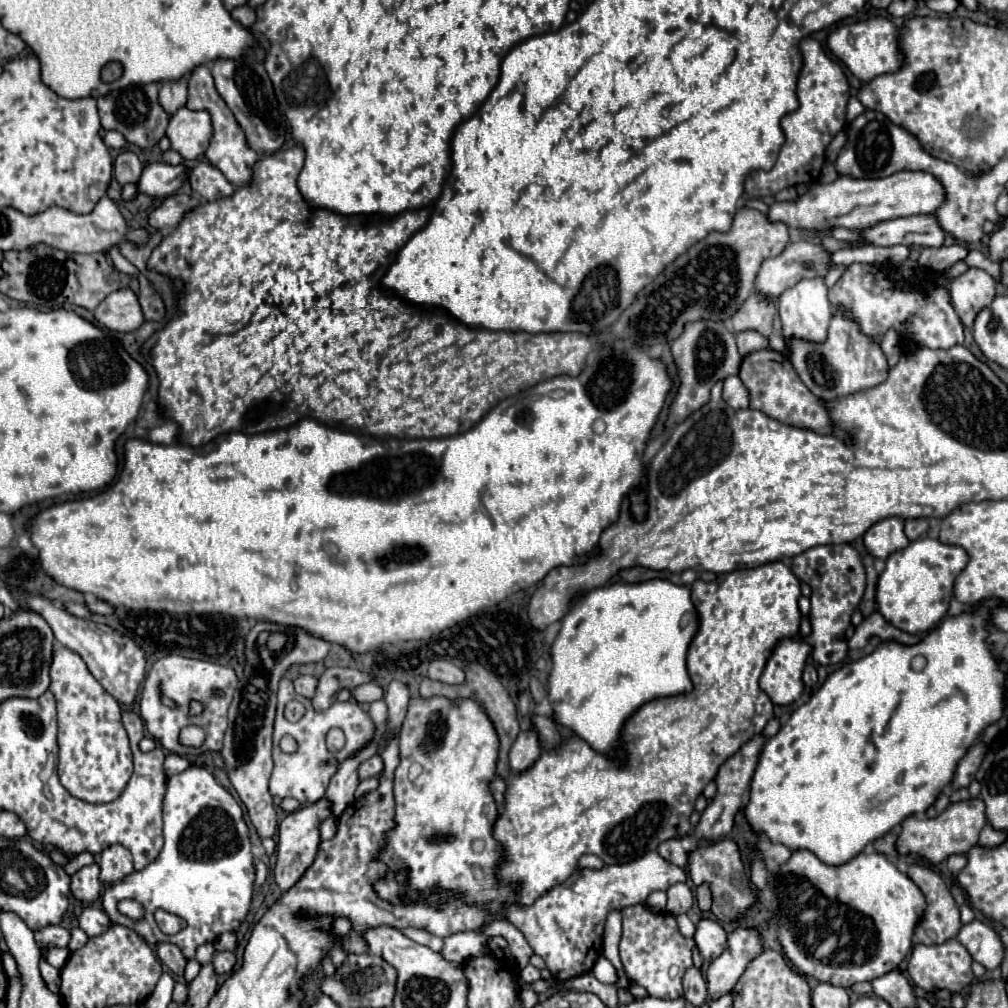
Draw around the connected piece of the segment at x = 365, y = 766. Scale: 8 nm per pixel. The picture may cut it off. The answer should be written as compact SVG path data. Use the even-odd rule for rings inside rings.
M374 755L358 767L358 777L360 777L360 781L364 781L368 777L376 777L380 771L382 771L382 759L380 759L380 755Z

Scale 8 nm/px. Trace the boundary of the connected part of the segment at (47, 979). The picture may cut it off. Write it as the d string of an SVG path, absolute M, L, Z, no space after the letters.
M42 961L40 963L40 975L42 975L44 983L48 985L48 989L52 993L58 993L60 991L60 971L58 969L54 969L52 965L48 965L46 961Z

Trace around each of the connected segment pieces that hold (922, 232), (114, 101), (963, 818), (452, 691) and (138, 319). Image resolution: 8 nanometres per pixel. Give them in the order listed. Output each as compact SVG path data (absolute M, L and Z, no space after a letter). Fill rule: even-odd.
M918 215L882 221L876 227L866 229L864 237L868 243L880 247L892 245L940 247L946 239L946 233L936 225L936 219L932 215Z
M132 85L120 91L112 91L98 99L98 115L104 131L118 131L124 139L140 149L148 149L160 143L168 127L168 115L158 103L158 85Z
M982 799L952 803L944 813L940 813L934 819L922 819L922 821L916 817L904 819L898 841L896 841L896 849L900 855L914 853L914 855L922 855L930 863L940 863L948 859L950 855L968 853L978 843L978 833L984 823L986 823L986 815L984 815Z
M470 663L468 669L466 669L466 683L464 685L446 685L446 683L440 683L440 681L424 679L420 683L420 697L424 697L424 699L430 699L430 697L446 697L450 701L456 701L456 699L476 699L482 705L484 713L488 715L488 719L492 721L492 725L494 725L494 729L496 729L496 733L500 737L500 751L498 751L496 775L502 777L502 779L508 779L508 749L516 741L516 737L520 733L520 727L518 727L518 721L516 721L514 703L510 701L508 691L500 685L500 681L496 679L496 675L492 675L490 671L486 671L482 665Z
M118 289L116 293L110 293L96 307L94 319L102 327L118 331L118 333L130 333L138 329L144 321L138 299L130 289Z

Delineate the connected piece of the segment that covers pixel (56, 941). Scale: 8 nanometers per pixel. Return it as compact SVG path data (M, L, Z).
M58 925L42 927L42 929L34 931L34 939L36 939L40 951L46 951L50 947L66 947L68 945L68 929L58 927Z

